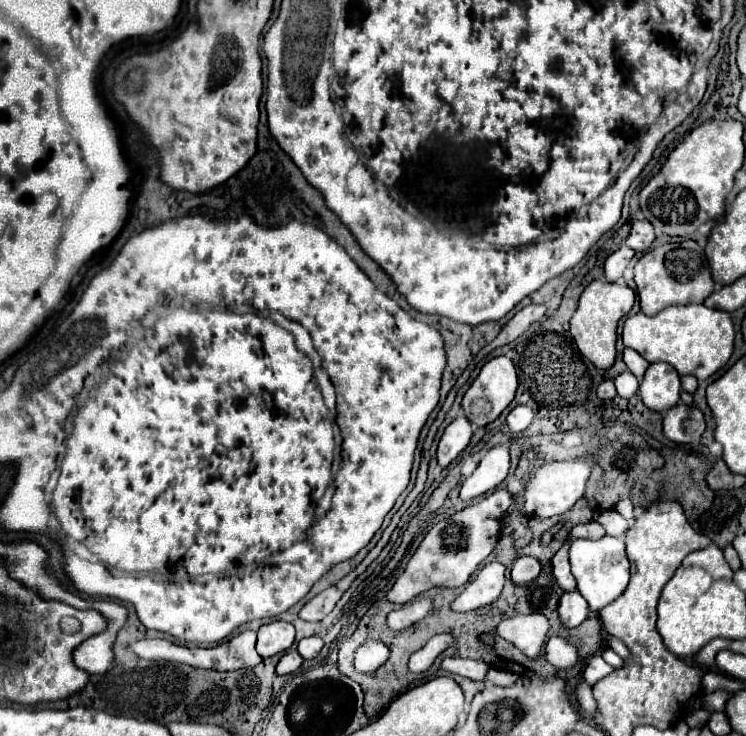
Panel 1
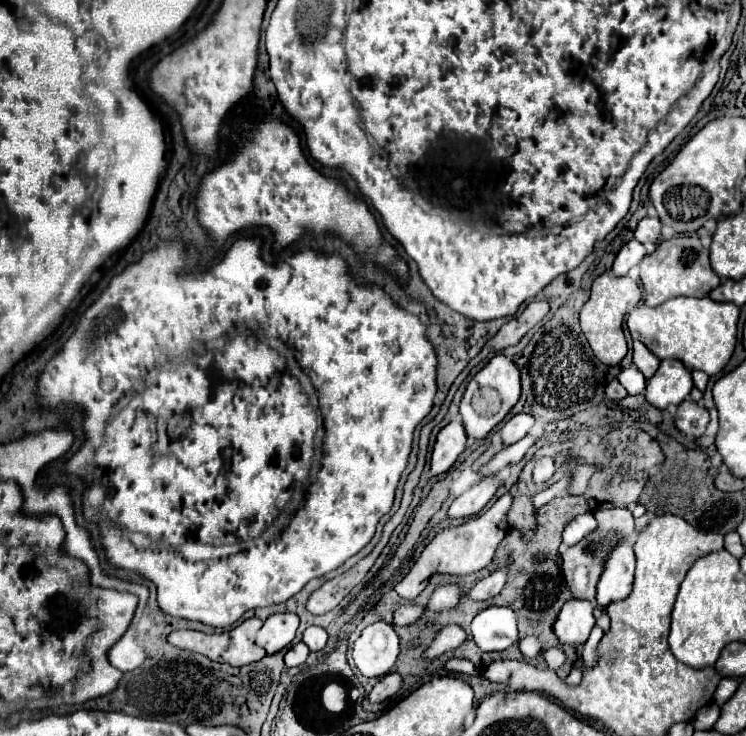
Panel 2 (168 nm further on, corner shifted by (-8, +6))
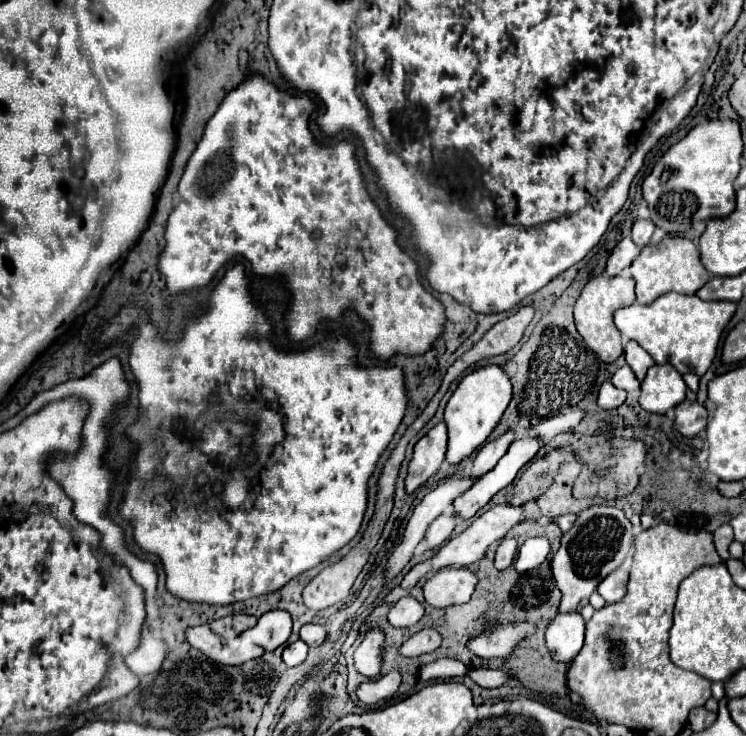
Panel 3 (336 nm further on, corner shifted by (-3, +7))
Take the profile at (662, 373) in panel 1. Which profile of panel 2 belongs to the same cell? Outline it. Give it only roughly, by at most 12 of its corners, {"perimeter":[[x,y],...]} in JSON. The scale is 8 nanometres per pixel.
{"perimeter":[[661,360],[647,380],[647,402],[665,410],[693,388],[683,362]]}

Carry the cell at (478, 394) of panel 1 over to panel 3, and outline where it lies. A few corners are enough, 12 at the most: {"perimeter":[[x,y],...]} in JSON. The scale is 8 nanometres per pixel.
{"perimeter":[[498,365],[458,383],[444,411],[448,465],[490,437],[512,397]]}

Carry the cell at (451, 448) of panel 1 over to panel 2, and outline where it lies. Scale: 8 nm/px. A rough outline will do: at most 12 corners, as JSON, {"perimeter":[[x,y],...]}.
{"perimeter":[[449,422],[437,434],[431,474],[447,472],[467,444],[465,426]]}

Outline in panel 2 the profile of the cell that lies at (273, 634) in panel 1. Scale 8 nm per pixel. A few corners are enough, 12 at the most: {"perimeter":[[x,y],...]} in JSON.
{"perimeter":[[273,614],[255,642],[275,654],[293,642],[297,614]]}

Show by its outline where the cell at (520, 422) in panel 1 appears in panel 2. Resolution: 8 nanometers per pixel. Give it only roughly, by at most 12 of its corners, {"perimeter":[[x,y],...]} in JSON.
{"perimeter":[[515,414],[501,430],[503,442],[515,444],[533,428],[531,414]]}

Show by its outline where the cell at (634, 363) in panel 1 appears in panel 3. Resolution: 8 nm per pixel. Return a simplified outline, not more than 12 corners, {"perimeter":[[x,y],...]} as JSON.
{"perimeter":[[628,341],[624,357],[636,379],[642,381],[654,359],[636,343]]}

